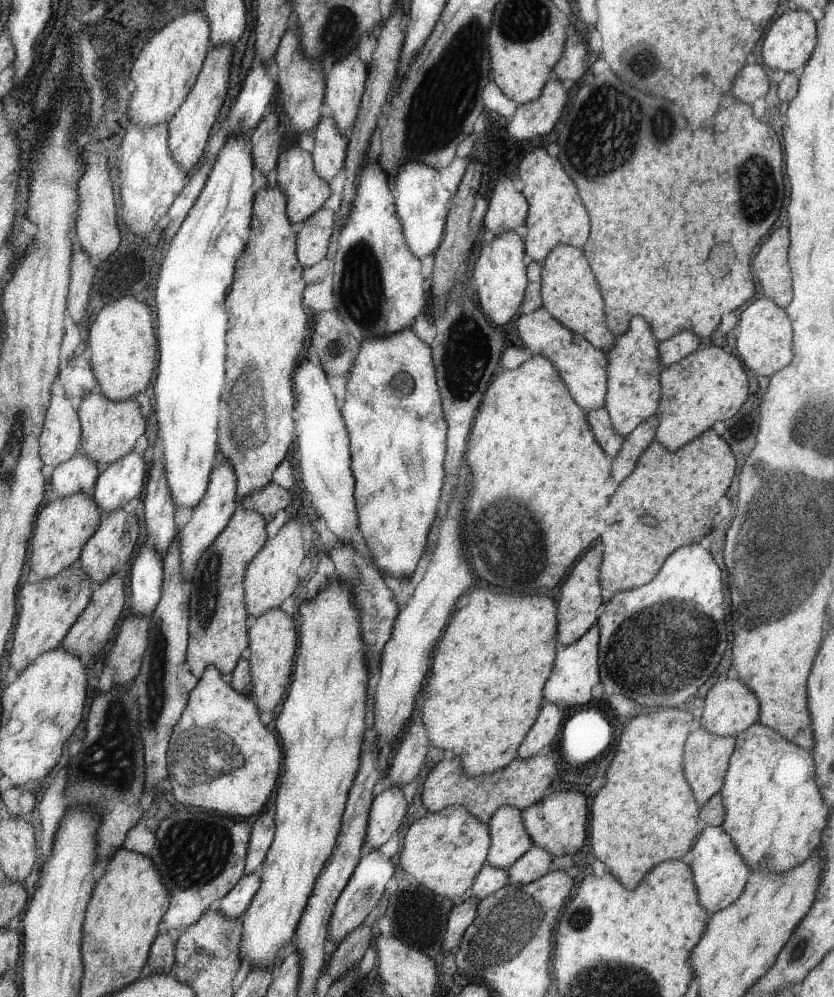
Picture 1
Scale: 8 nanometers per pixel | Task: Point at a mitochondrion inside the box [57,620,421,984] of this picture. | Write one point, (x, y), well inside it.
(111, 763)

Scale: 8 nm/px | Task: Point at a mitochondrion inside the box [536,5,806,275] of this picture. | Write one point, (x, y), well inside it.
(598, 120)

